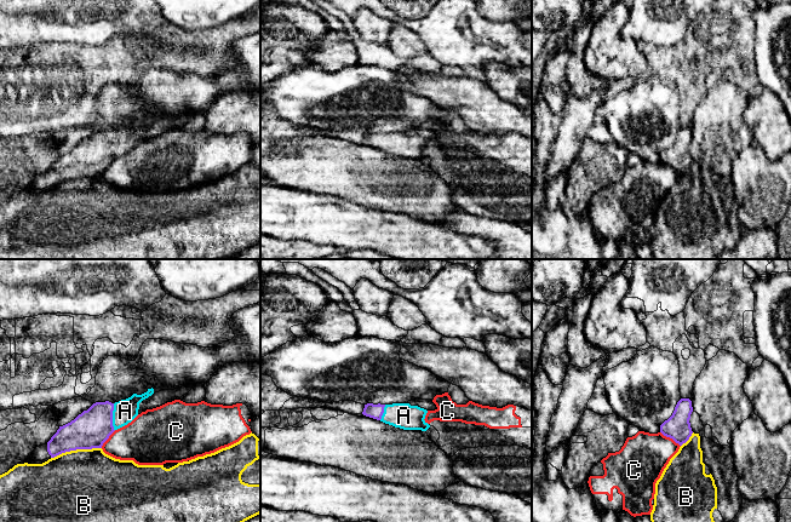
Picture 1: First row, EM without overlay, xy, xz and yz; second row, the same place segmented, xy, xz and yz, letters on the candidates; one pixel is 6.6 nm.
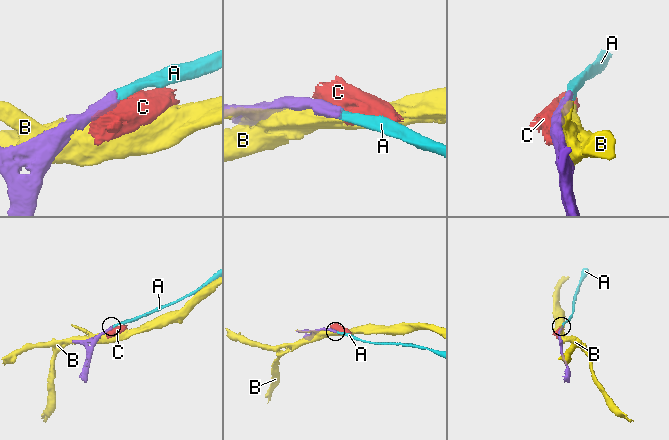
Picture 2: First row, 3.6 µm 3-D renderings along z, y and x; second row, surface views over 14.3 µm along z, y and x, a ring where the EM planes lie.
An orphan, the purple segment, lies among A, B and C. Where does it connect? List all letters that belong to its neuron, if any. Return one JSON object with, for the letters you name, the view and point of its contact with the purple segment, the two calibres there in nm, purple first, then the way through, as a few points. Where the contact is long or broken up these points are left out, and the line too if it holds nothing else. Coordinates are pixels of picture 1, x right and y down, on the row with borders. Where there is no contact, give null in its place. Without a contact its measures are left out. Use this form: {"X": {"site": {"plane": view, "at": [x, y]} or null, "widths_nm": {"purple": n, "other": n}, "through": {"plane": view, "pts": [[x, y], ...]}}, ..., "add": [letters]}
{"A": {"site": {"plane": "xy", "at": [112, 417]}, "widths_nm": {"purple": 240, "other": 160}, "through": {"plane": "xy", "pts": [[92, 428], [103, 418], [112, 417], [125, 411]]}}, "add": ["A"]}

